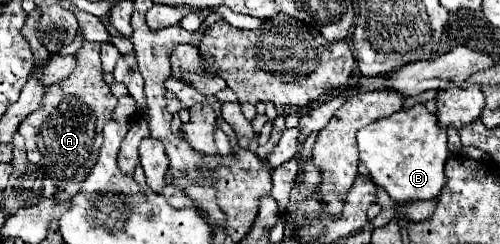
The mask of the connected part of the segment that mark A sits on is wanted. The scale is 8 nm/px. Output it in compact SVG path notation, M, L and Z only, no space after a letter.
M84 40L76 52L76 68L72 74L62 82L52 84L46 90L40 108L20 122L18 132L26 140L30 162L40 164L56 186L62 182L84 182L98 160L102 126L110 120L114 106L116 96L102 78L100 44Z

